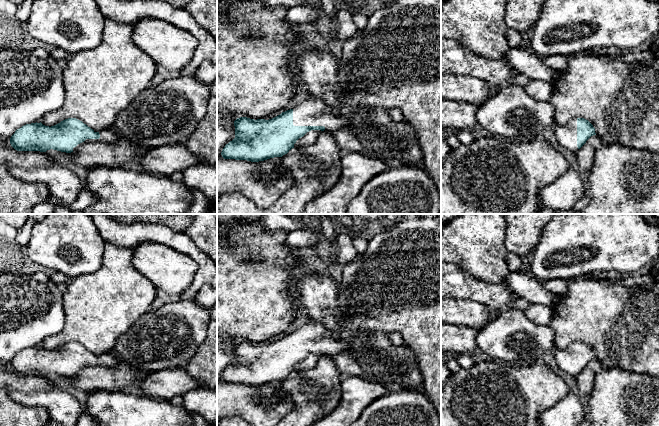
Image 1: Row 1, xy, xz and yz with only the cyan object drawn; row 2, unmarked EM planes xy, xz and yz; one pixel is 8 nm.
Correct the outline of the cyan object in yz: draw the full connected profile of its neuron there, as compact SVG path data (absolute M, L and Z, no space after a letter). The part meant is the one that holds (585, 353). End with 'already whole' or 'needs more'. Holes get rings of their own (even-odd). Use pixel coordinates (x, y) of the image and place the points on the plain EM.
M574 342L565 350L552 348L558 367L566 374L576 377L586 365L596 359L593 349L584 342Z; needs more

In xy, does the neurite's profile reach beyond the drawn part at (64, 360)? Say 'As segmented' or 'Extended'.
Extended

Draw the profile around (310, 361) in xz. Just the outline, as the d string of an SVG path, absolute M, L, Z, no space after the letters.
M311 354L307 356L303 361L296 365L294 372L300 372L315 367L321 356L321 354Z

